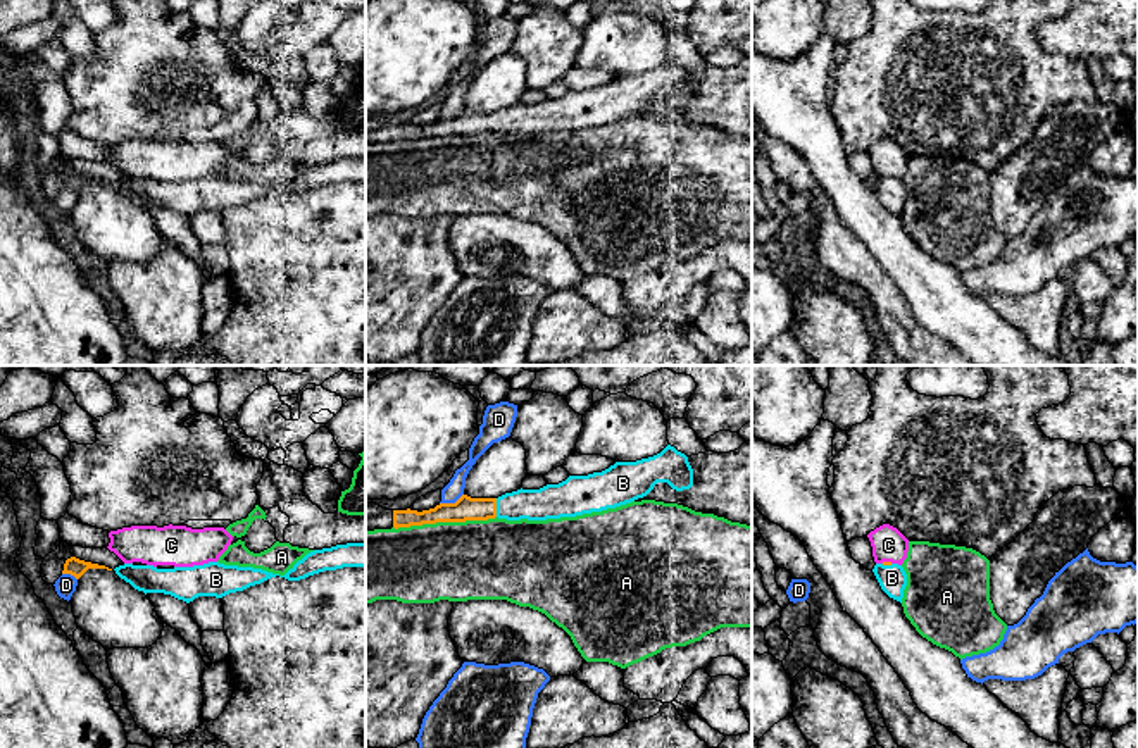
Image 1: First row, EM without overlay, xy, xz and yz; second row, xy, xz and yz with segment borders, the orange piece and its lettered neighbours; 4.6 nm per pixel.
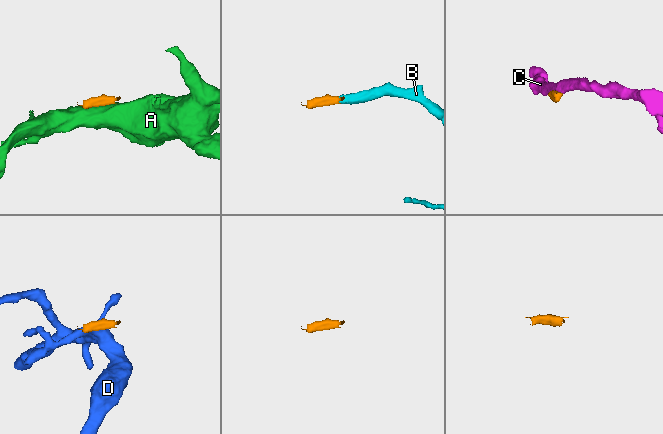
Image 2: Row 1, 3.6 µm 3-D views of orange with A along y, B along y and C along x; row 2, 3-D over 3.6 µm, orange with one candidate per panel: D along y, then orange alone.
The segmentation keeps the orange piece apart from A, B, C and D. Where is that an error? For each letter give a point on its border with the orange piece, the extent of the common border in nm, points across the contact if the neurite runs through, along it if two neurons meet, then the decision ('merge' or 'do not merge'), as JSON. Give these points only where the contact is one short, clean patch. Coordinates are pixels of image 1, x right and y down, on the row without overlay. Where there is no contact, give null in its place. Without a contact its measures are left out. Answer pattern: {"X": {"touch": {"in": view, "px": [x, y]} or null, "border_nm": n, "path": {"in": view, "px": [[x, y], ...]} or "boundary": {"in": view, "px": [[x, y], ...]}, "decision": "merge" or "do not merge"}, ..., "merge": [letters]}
{"A": {"touch": {"in": "xz", "px": [443, 135]}, "border_nm": 480, "decision": "do not merge"}, "B": {"touch": {"in": "xz", "px": [495, 121]}, "border_nm": 90, "path": {"in": "xz", "px": [[464, 123], [495, 121], [549, 116]]}, "decision": "merge"}, "C": {"touch": {"in": "yz", "px": [887, 176]}, "border_nm": 60, "decision": "do not merge"}, "D": {"touch": {"in": "xz", "px": [450, 118]}, "border_nm": 120, "boundary": {"in": "xz", "px": [[462, 107], [454, 116], [440, 118]]}, "decision": "do not merge"}, "merge": ["B"]}

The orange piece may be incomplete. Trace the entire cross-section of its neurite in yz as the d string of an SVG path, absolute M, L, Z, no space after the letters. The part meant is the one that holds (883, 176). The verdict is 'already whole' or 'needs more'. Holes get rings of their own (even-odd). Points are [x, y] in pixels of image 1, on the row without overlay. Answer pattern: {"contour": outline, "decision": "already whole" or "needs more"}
{"contour": "M883 176L872 183L881 203L893 214L902 217L904 203L907 200L907 188L902 179Z", "decision": "needs more"}

